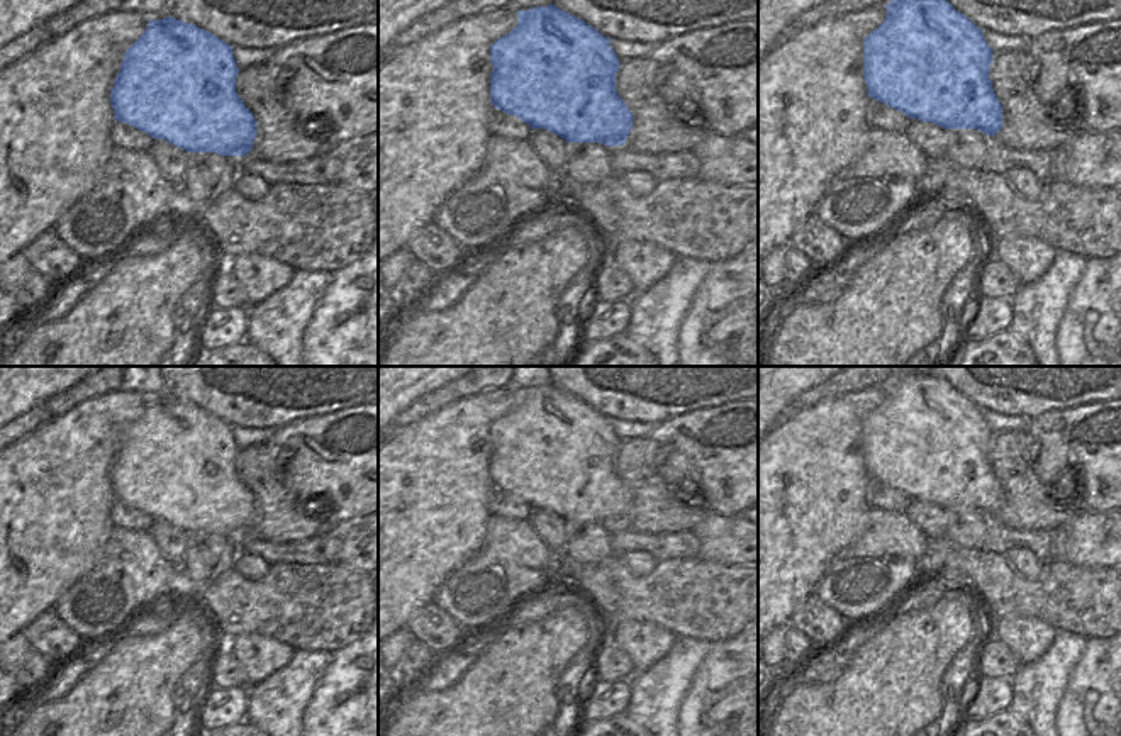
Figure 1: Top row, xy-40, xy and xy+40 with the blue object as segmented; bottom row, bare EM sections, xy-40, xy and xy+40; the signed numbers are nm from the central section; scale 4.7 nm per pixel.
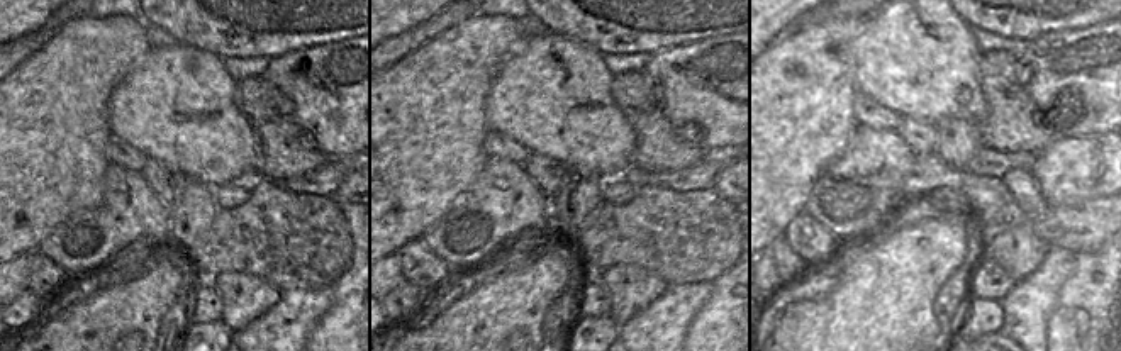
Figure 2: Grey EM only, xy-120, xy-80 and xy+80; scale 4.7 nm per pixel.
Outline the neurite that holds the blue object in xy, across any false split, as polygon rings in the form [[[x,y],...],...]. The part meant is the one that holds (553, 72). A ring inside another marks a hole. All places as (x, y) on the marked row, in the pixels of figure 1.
[[[553,3],[517,10],[517,25],[490,46],[490,102],[531,129],[546,129],[566,142],[621,146],[633,114],[616,93],[619,59],[609,37]]]

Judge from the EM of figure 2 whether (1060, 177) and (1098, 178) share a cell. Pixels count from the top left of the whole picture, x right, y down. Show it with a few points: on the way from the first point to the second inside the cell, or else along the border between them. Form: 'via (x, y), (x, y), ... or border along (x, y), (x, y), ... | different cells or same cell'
via (1069, 177), (1089, 177) | same cell

